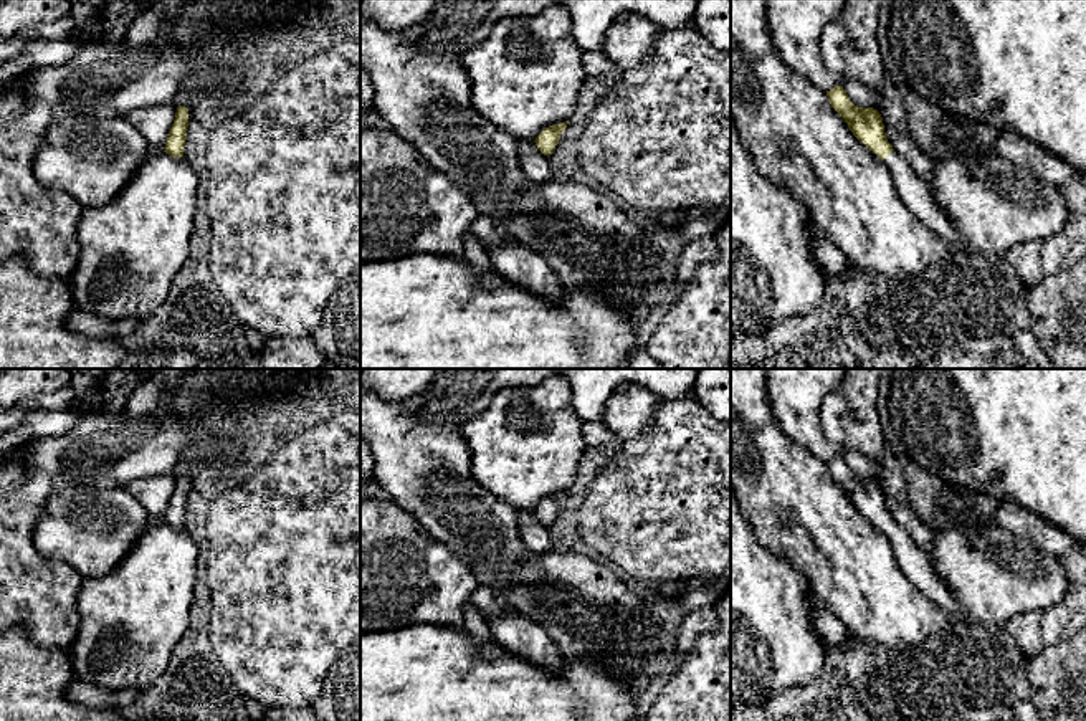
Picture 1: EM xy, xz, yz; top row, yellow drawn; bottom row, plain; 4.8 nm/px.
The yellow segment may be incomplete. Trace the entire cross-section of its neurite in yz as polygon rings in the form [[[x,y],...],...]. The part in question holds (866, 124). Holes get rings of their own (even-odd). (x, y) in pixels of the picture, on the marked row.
[[[843,86],[831,88],[826,91],[826,96],[853,136],[886,164],[906,207],[954,250],[965,250],[967,241],[937,207],[929,187],[917,177],[911,164],[888,142],[881,114],[873,107],[855,106]]]

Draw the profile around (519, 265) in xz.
[[[501,238],[486,246],[493,271],[507,283],[531,294],[557,303],[562,299],[562,283],[541,255],[516,238]]]

